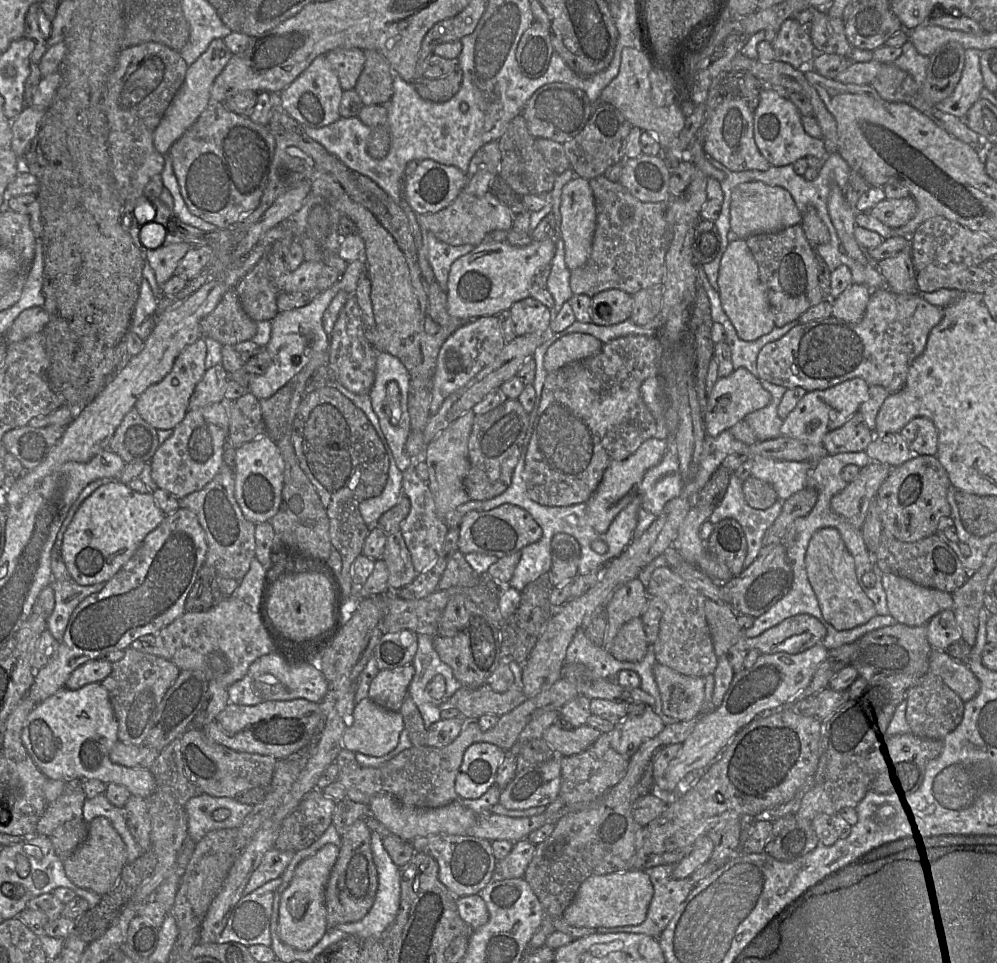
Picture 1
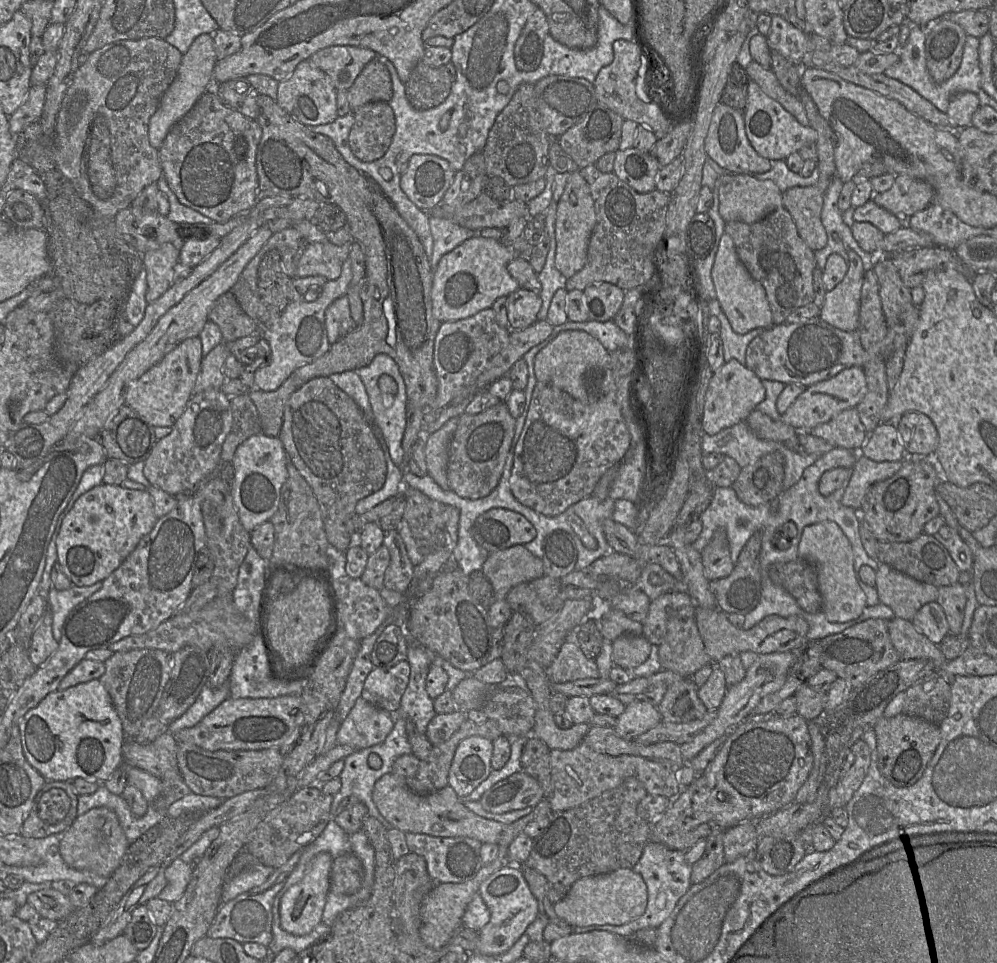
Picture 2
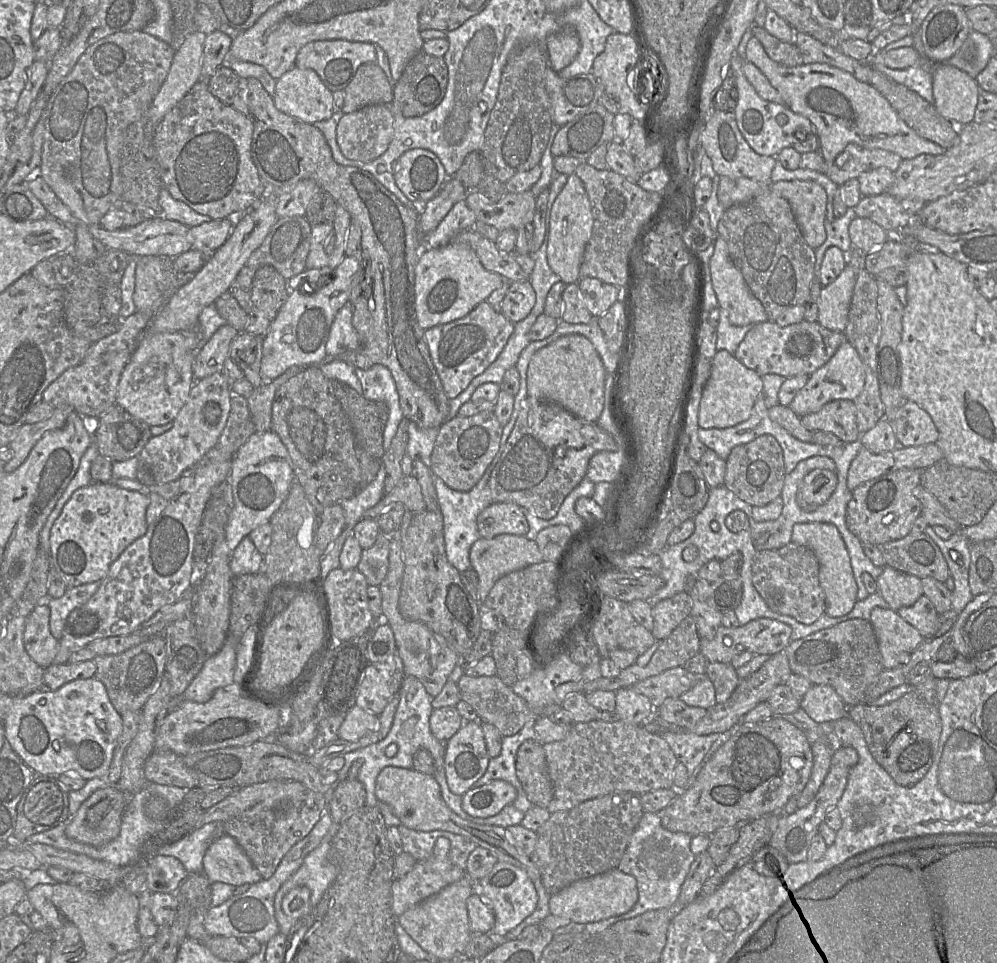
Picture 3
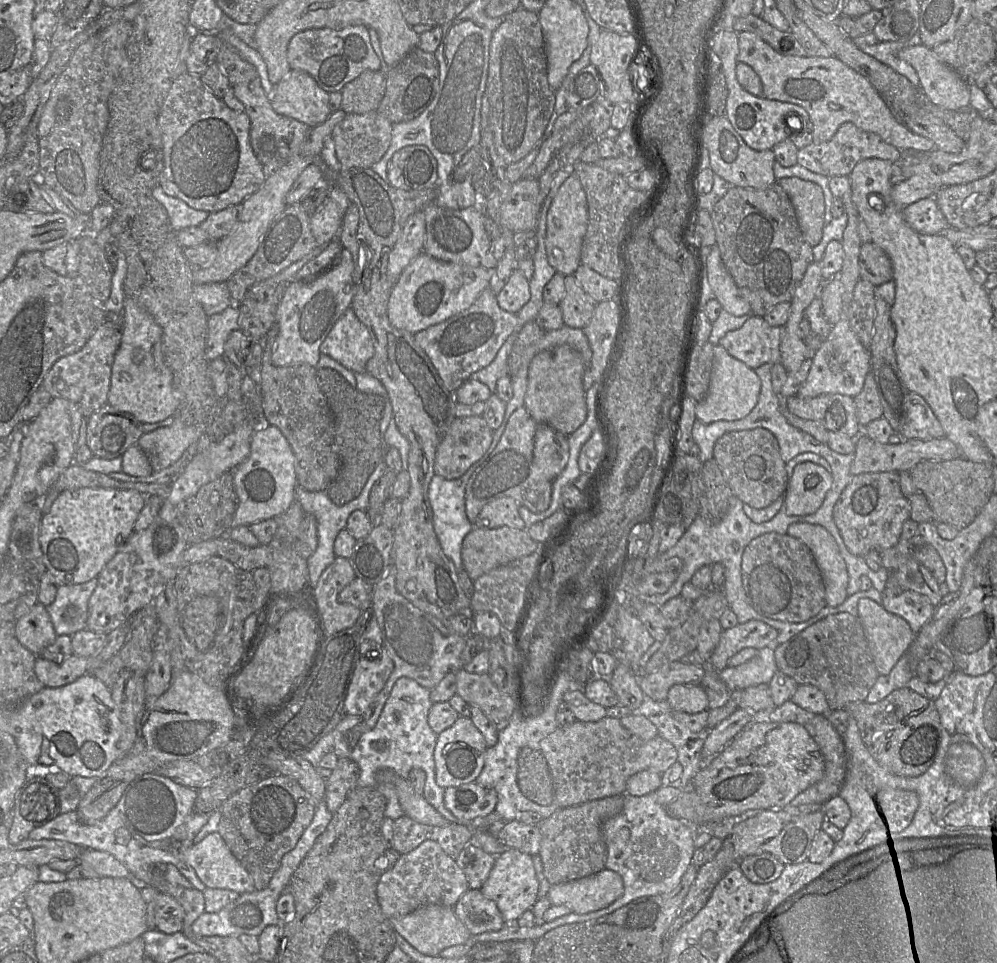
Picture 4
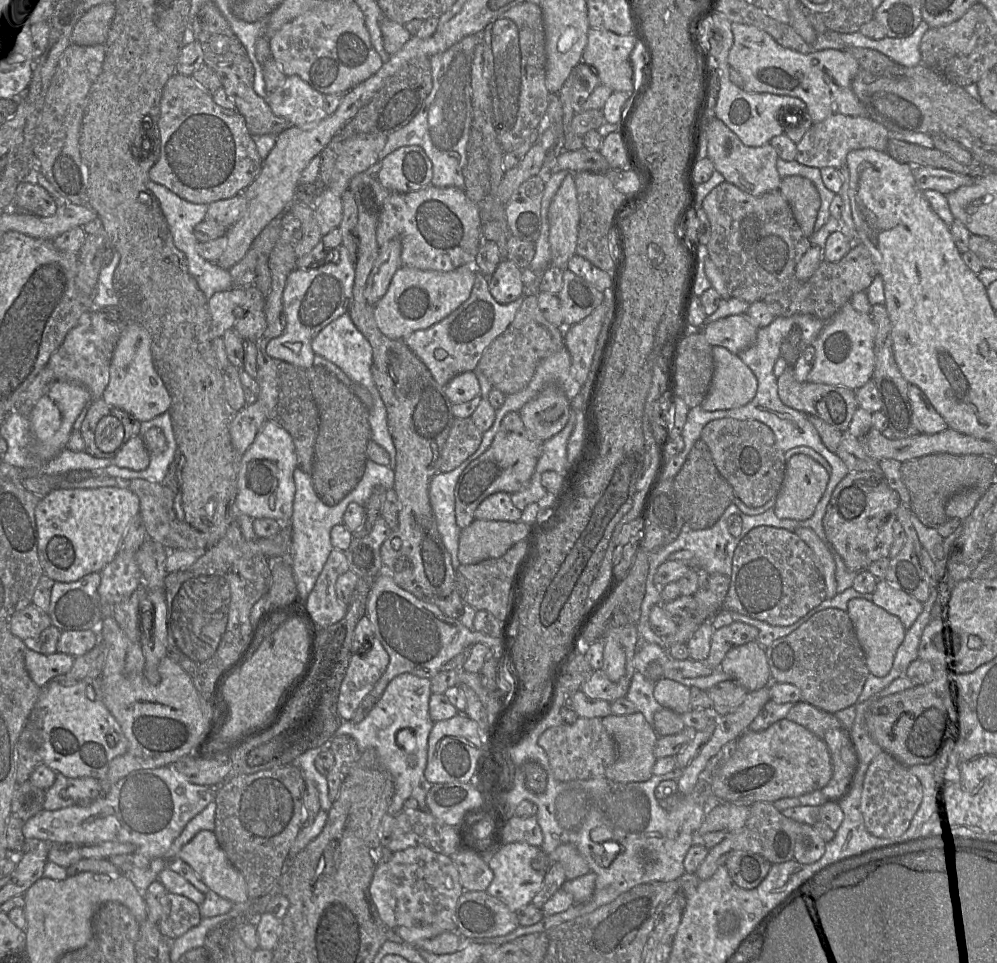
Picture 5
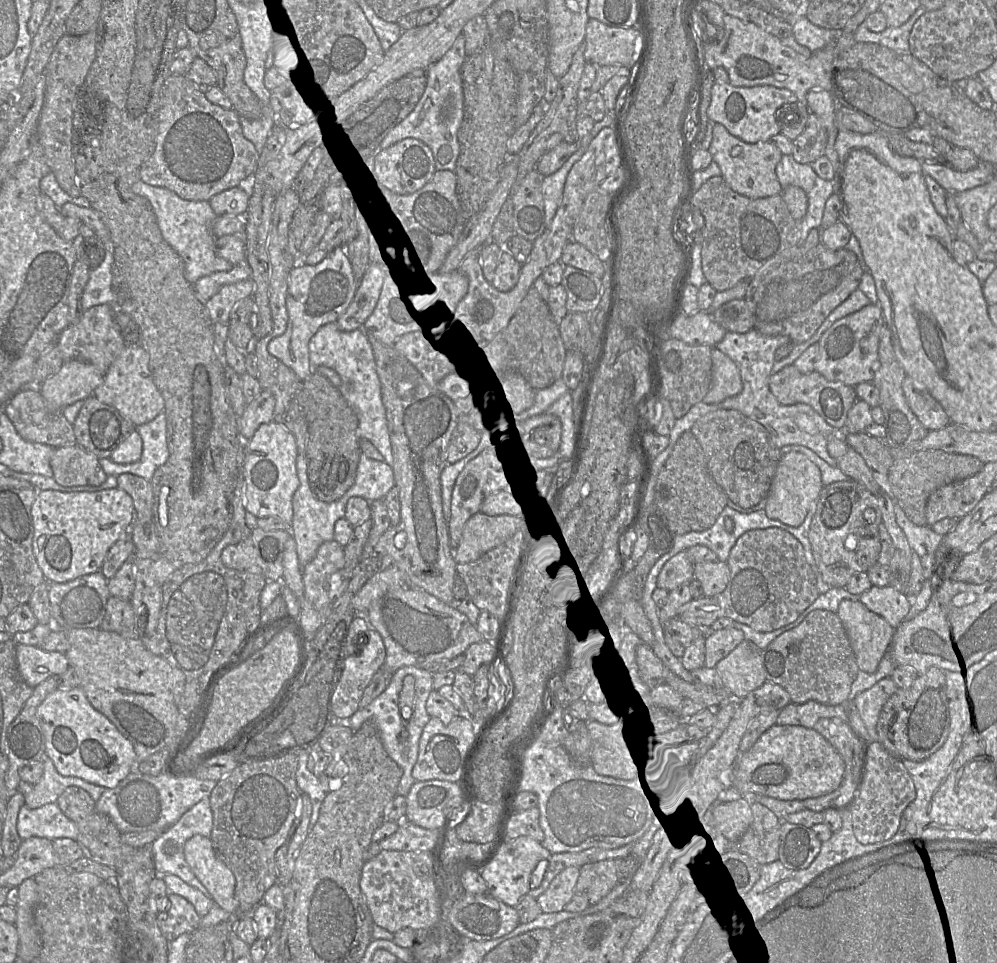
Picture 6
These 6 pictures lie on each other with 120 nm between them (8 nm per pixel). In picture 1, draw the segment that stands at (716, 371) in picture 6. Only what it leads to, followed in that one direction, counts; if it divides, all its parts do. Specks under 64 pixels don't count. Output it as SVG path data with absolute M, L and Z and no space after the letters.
M742 367L735 369L729 376L719 378L709 395L704 412L706 435L715 437L724 430L729 430L748 414L767 406L770 401L770 393L756 376Z

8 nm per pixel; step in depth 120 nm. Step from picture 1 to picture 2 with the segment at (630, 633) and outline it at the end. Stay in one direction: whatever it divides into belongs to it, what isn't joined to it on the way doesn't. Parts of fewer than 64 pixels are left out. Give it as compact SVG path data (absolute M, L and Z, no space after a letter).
M621 635L612 642L612 661L623 669L635 668L646 661L651 643L644 635Z

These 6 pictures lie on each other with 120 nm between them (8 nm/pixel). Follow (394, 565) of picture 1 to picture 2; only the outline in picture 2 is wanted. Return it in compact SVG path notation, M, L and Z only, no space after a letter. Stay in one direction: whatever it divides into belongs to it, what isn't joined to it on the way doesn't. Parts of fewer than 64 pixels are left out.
M385 532L383 545L389 551L390 563L384 575L384 587L404 593L413 579L414 565L411 563L405 544L397 532Z

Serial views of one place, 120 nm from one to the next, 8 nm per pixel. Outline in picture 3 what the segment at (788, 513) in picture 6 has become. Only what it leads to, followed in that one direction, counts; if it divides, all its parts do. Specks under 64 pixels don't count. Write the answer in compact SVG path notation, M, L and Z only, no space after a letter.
M814 469L803 479L797 492L797 503L805 511L813 511L825 504L837 487L836 473Z

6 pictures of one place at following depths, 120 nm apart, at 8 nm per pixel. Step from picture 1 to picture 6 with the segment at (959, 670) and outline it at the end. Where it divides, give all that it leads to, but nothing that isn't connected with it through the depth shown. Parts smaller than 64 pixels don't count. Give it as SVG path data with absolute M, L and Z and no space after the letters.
M842 600L837 610L861 671L873 673L890 650L895 628L859 600Z

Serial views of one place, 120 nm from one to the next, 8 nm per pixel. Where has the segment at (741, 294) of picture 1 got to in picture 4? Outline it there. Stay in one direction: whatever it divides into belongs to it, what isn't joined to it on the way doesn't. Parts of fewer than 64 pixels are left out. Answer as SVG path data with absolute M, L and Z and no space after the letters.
M716 244L706 258L705 266L708 282L722 309L734 316L752 314L750 304L740 296L738 287L726 269Z

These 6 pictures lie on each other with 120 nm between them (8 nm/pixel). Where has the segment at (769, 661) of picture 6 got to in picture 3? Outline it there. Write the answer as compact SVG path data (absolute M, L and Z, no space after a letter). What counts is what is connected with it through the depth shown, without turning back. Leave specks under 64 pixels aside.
M848 619L792 641L784 653L792 673L807 678L813 685L833 687L848 707L864 702L868 688L883 670L875 631L870 621L863 619Z

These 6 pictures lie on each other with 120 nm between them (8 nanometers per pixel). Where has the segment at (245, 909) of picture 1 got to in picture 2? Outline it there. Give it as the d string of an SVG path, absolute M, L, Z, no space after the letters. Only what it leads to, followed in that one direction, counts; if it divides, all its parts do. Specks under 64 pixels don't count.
M303 850L296 851L283 866L275 869L261 885L226 903L222 903L208 929L207 936L211 938L231 938L241 944L255 942L268 947L272 941L272 904L274 897L296 867Z

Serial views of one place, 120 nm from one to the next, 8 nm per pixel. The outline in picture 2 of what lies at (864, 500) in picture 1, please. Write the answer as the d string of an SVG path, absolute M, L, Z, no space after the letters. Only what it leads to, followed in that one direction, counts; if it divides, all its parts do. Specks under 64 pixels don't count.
M858 455L841 503L858 512L869 489L874 484L891 478L901 469L902 465L903 460L876 462L863 455Z

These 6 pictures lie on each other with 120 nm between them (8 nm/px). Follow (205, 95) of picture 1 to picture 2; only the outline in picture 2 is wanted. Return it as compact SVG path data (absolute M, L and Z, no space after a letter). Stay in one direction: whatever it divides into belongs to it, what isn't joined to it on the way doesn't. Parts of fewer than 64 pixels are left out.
M210 34L198 36L191 44L189 50L183 54L177 75L164 93L160 104L150 118L148 125L149 142L158 150L169 130L182 119L195 105L198 99L213 85L213 73L218 62L214 40Z

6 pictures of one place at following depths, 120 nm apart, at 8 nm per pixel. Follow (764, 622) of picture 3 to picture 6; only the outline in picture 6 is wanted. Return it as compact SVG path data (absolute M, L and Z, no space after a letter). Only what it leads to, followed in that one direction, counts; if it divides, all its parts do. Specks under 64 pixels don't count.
M729 627L711 632L705 637L704 666L713 668L745 639L742 630Z

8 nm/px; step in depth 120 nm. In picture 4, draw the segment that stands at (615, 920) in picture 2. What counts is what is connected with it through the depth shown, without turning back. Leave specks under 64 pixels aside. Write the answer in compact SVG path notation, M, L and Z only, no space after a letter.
M603 869L602 871L566 883L551 885L548 898L552 905L565 905L574 913L585 914L609 906L623 895L624 884L622 877L615 871Z

